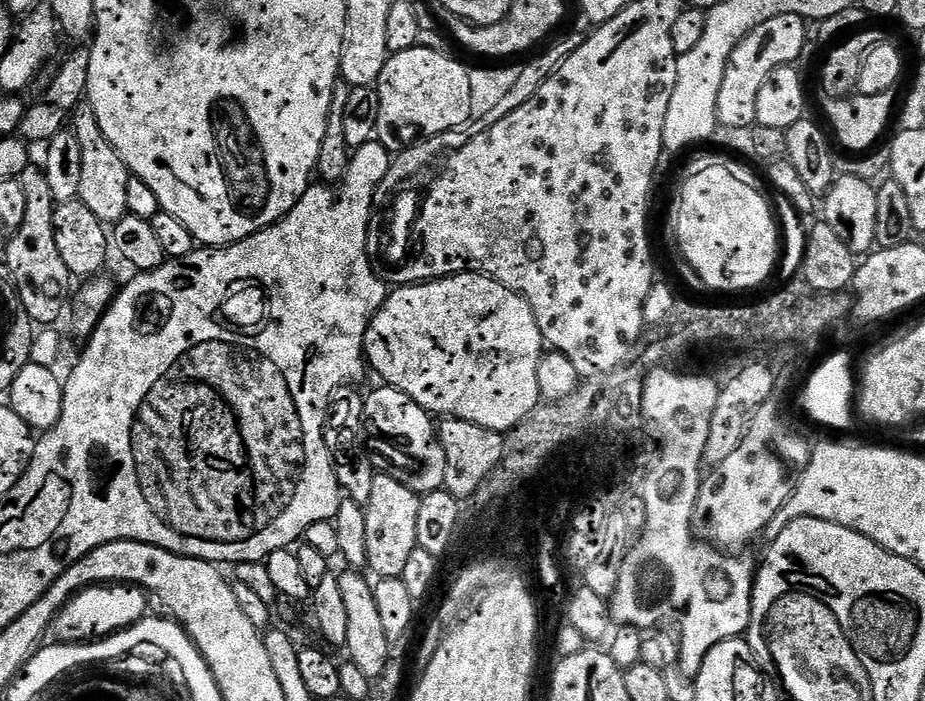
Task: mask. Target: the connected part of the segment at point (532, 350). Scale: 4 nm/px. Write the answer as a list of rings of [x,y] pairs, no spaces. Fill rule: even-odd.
[[[460,272],[456,276],[447,276],[441,280],[428,280],[424,284],[406,284],[389,291],[387,302],[378,310],[378,314],[370,322],[364,339],[364,355],[367,363],[381,376],[383,383],[389,388],[402,390],[418,406],[422,406],[433,417],[451,418],[474,422],[486,430],[507,433],[521,424],[528,417],[530,410],[541,403],[542,397],[538,390],[538,362],[546,351],[542,334],[538,330],[538,322],[534,322],[534,314],[530,306],[517,292],[511,292],[491,276],[482,276],[478,272]]]

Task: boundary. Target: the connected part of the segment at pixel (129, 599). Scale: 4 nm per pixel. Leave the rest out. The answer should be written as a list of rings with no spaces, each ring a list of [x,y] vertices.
[[[93,586],[76,593],[56,615],[54,621],[55,639],[65,644],[93,642],[121,632],[142,620],[150,603],[147,593],[135,586]]]

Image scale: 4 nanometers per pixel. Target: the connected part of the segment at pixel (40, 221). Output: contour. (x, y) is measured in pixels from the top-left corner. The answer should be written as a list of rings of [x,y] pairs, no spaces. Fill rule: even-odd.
[[[29,170],[18,178],[26,190],[26,219],[22,221],[18,231],[11,233],[9,240],[12,241],[9,242],[2,260],[8,265],[12,281],[15,282],[18,294],[22,298],[22,306],[32,319],[33,325],[52,326],[57,323],[55,320],[63,312],[65,315],[70,293],[74,288],[74,277],[70,270],[66,270],[66,262],[62,262],[62,254],[58,254],[58,242],[54,242],[54,201],[50,194],[50,186],[46,186],[43,171]]]

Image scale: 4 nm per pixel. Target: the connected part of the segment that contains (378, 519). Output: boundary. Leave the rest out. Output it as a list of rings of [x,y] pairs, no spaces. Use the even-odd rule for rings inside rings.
[[[378,474],[374,478],[374,490],[370,490],[370,502],[364,505],[366,514],[367,567],[373,568],[377,577],[398,576],[406,570],[406,561],[418,546],[418,506],[421,497],[403,479]]]

